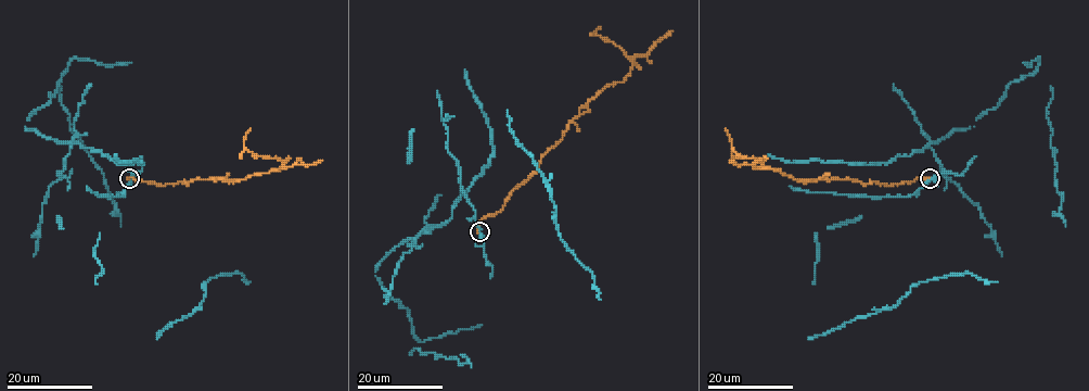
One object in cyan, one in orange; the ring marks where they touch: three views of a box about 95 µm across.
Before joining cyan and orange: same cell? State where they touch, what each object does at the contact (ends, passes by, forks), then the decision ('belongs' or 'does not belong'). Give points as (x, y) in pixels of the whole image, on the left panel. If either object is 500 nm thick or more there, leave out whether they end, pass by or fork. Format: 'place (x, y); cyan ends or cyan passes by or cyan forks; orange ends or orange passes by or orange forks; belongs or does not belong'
place (129, 178); cyan forks; orange ends; does not belong

